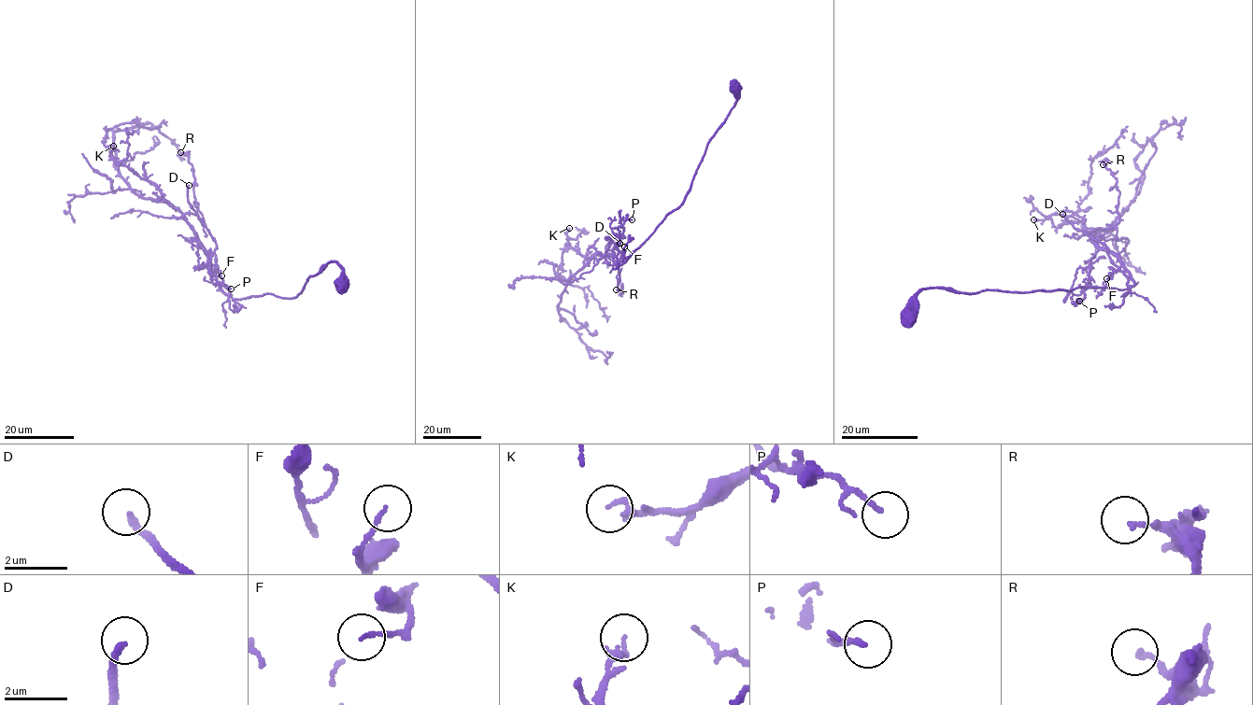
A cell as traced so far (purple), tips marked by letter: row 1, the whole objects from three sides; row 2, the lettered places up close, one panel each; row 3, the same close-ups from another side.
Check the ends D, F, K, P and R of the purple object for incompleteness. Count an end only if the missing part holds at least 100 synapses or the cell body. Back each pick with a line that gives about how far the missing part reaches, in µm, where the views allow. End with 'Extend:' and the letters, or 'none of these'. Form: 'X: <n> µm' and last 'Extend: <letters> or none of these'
D: 110 µm
Extend: D

